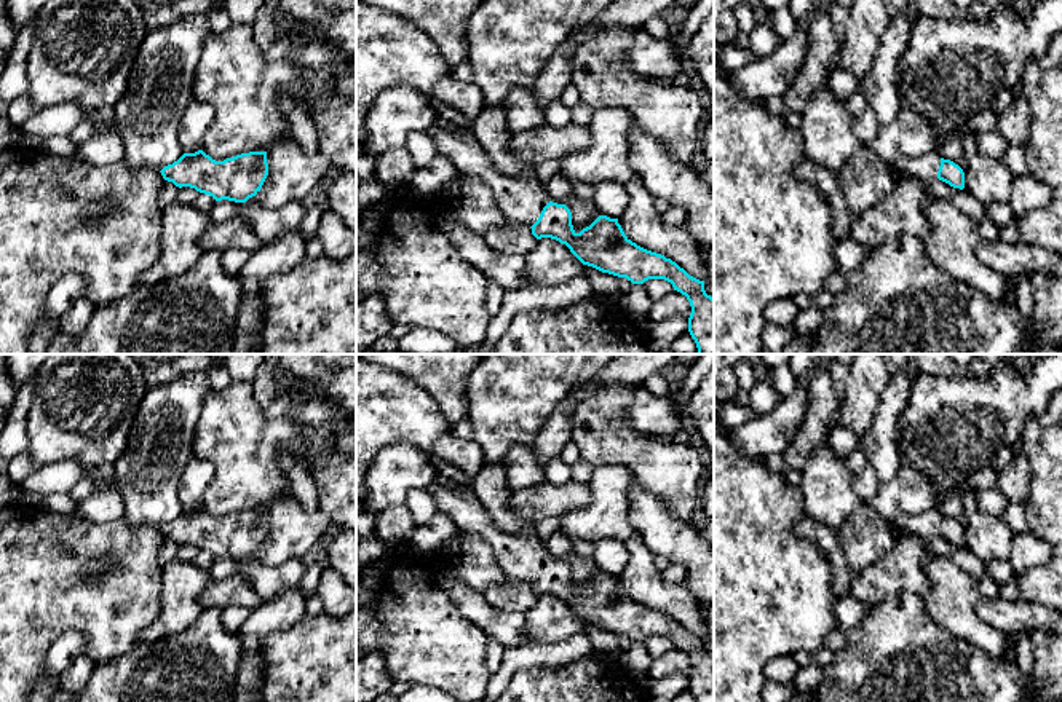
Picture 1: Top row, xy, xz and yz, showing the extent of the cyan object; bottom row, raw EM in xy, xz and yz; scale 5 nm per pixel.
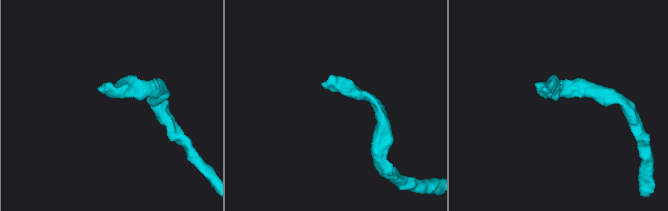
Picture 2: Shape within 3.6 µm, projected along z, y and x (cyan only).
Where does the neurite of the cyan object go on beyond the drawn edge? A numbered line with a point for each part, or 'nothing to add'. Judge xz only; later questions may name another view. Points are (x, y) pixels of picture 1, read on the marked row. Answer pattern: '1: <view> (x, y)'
1: xz (521, 200)

